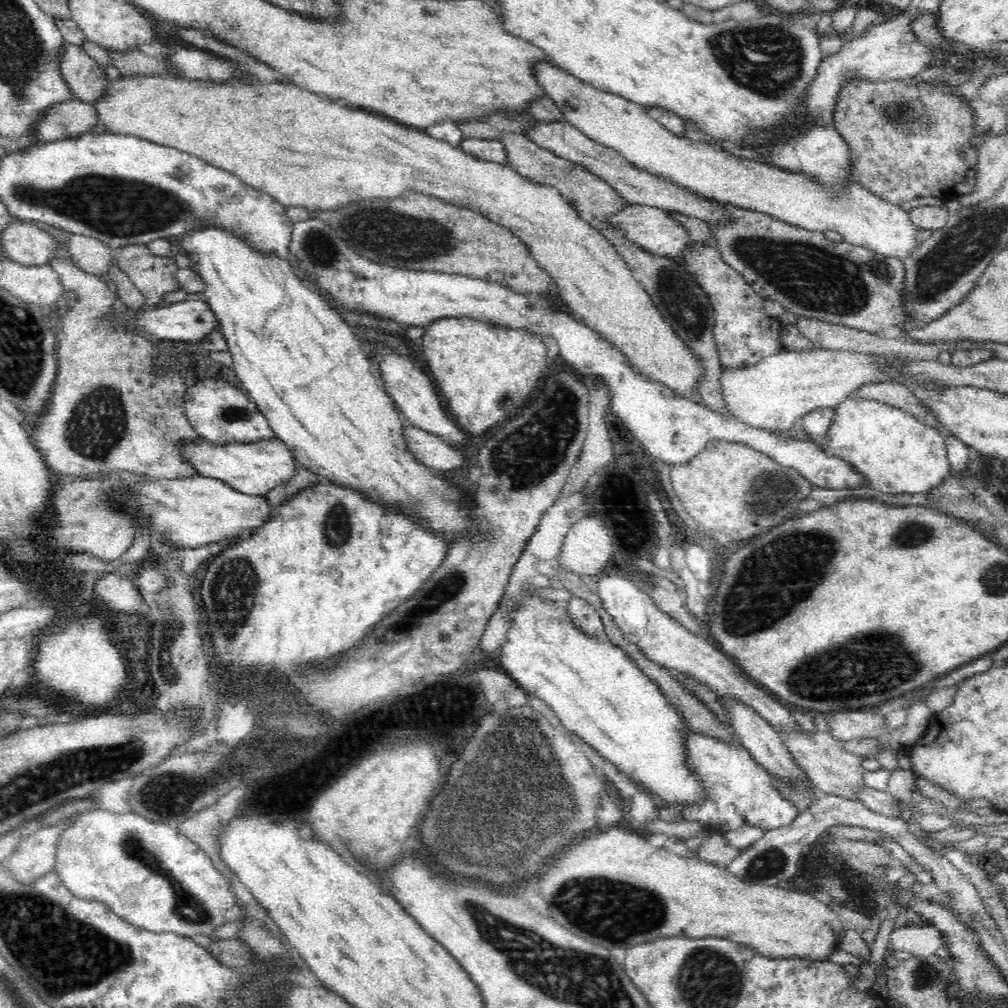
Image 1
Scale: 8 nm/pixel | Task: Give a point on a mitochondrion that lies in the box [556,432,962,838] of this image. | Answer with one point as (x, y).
(799, 560)

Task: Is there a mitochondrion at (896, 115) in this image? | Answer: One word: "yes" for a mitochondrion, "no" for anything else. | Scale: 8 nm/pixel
yes

